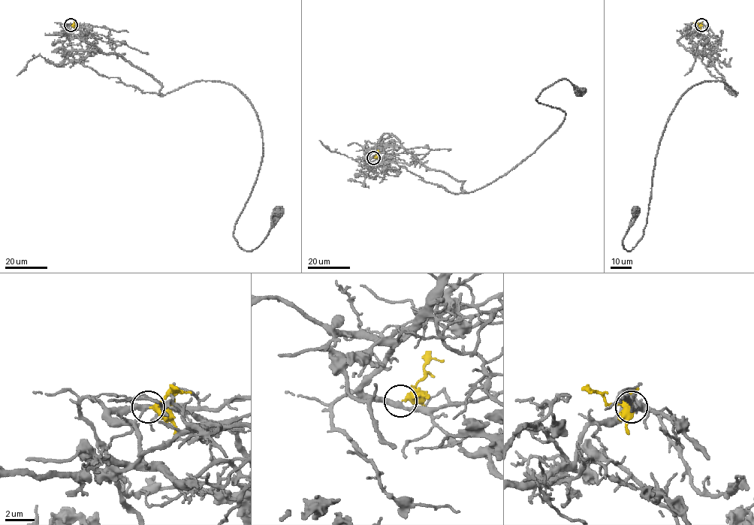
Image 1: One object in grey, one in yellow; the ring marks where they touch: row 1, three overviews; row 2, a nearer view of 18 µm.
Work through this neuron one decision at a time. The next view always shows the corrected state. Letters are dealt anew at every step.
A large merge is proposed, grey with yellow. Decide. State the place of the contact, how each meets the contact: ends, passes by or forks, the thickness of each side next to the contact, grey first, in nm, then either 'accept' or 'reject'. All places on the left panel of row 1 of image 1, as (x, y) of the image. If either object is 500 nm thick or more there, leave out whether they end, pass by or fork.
at (70, 25); grey passes by; yellow forks there; 340 nm thick on the grey side, 280 nm on the other; reject

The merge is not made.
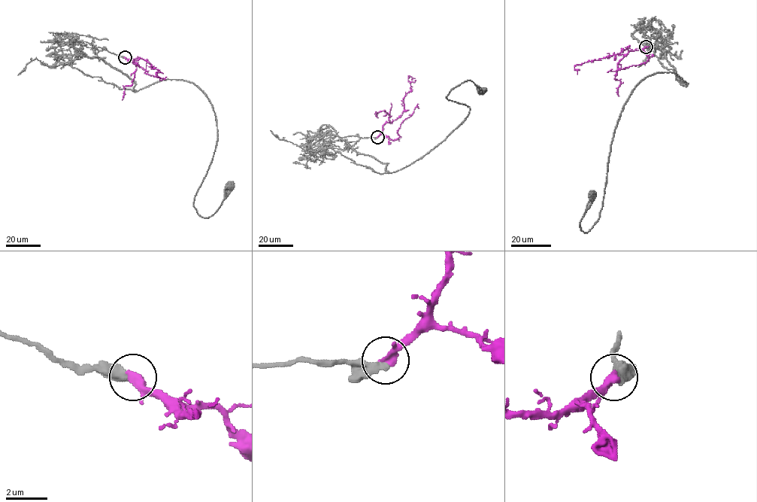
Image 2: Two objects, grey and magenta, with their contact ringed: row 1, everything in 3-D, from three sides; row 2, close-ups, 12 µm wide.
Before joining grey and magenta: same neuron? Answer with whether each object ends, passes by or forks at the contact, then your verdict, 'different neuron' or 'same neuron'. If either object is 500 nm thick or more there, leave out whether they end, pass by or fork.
grey ends; magenta ends; different neuron

